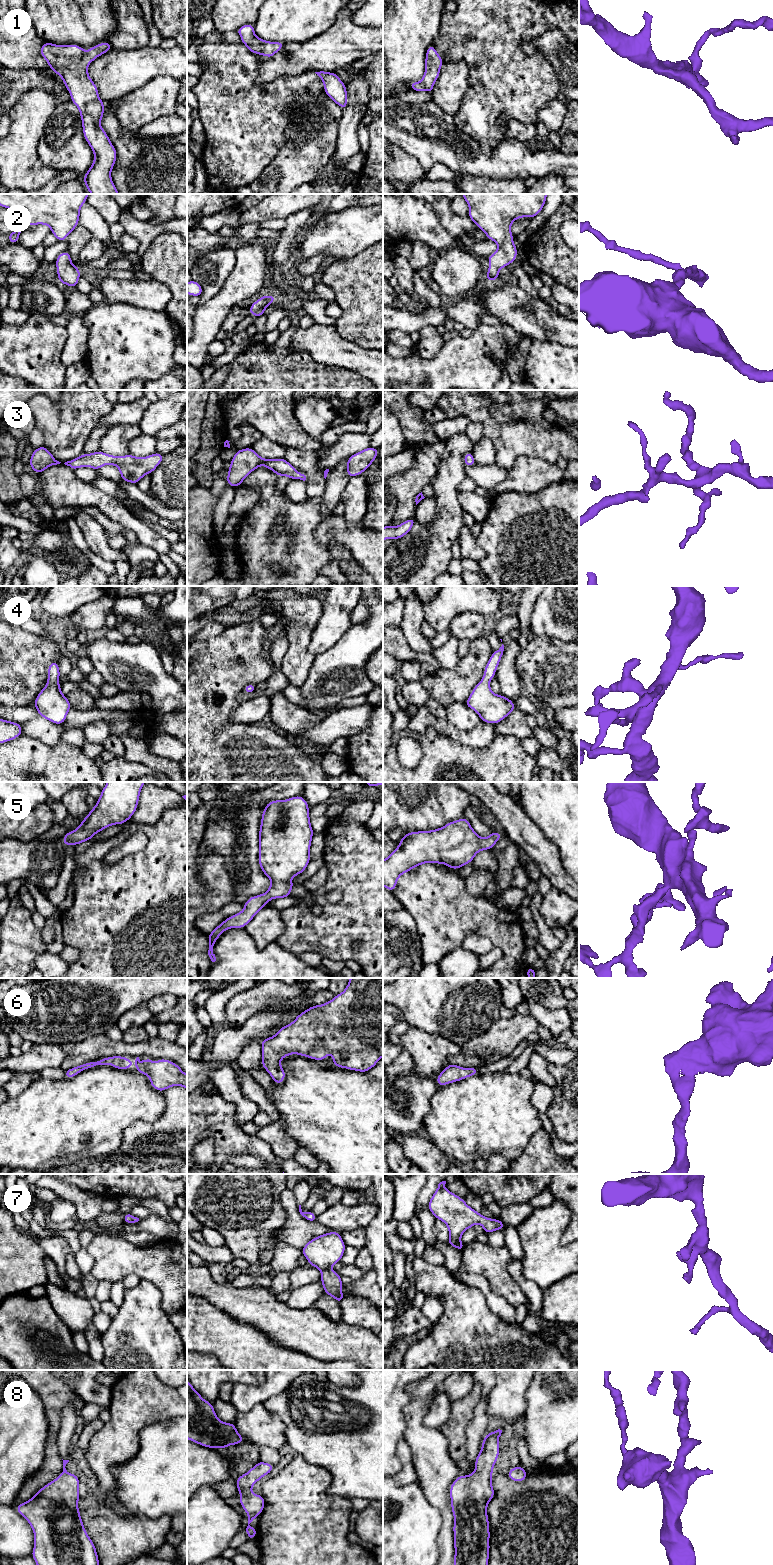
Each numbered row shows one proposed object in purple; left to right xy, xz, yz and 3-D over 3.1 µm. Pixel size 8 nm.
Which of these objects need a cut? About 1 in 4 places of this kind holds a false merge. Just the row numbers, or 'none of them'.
none of them

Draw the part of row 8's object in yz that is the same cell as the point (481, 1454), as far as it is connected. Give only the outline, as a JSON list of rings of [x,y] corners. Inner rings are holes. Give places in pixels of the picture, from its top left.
[[[502,1430],[485,1435],[481,1451],[475,1460],[475,1470],[471,1475],[459,1475],[450,1485],[451,1509],[454,1517],[454,1565],[488,1565],[490,1551],[490,1530],[487,1505],[495,1496],[492,1487],[494,1465],[499,1457],[498,1439]]]

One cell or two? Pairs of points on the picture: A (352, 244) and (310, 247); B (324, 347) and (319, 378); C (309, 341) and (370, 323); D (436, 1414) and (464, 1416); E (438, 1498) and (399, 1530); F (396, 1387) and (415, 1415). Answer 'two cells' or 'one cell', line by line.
A: one cell
B: two cells
C: two cells
D: two cells
E: two cells
F: two cells

